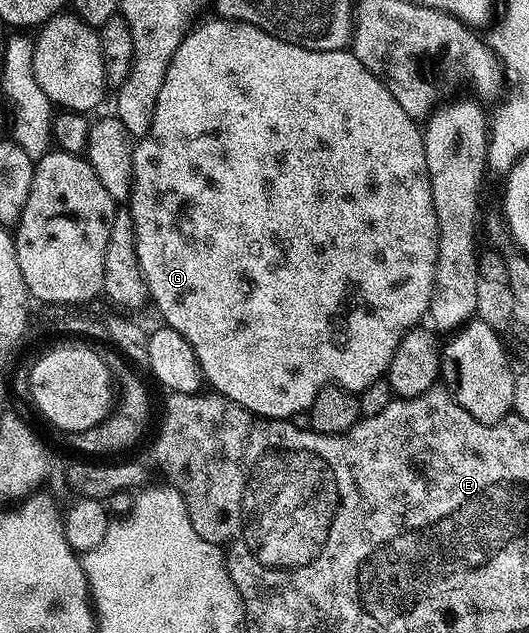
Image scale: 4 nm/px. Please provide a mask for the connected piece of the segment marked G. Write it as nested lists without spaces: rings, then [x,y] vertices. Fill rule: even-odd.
[[[213,20],[214,22],[203,21],[195,25],[186,39],[176,48],[176,56],[172,56],[172,64],[168,64],[168,72],[164,76],[164,84],[160,84],[160,96],[156,96],[156,112],[152,116],[152,128],[142,138],[137,139],[138,146],[133,150],[130,133],[124,128],[124,124],[117,116],[110,118],[94,118],[90,123],[88,132],[88,144],[84,155],[90,163],[92,172],[100,179],[100,184],[104,184],[104,189],[108,191],[108,196],[116,200],[122,200],[130,194],[128,209],[134,224],[134,235],[136,236],[137,258],[140,260],[141,270],[145,274],[146,282],[149,284],[149,292],[153,305],[156,304],[162,319],[161,321],[171,326],[182,336],[194,349],[194,355],[198,357],[198,363],[202,368],[202,375],[208,383],[209,389],[215,394],[222,395],[223,398],[232,400],[244,408],[248,408],[254,414],[259,414],[261,418],[285,418],[295,416],[296,412],[309,410],[312,400],[316,400],[316,392],[320,388],[328,385],[342,386],[351,392],[360,392],[368,388],[376,379],[385,375],[386,369],[390,366],[392,356],[400,344],[400,340],[409,330],[415,329],[419,325],[421,318],[427,317],[430,309],[430,301],[434,295],[434,277],[436,276],[436,264],[438,263],[438,225],[436,224],[436,208],[432,204],[432,184],[428,176],[428,160],[424,156],[426,140],[419,123],[396,104],[396,96],[384,88],[360,60],[349,49],[345,50],[309,50],[296,44],[288,44],[280,40],[276,35],[264,32],[260,28],[250,26],[247,22],[228,22],[225,20]]]

